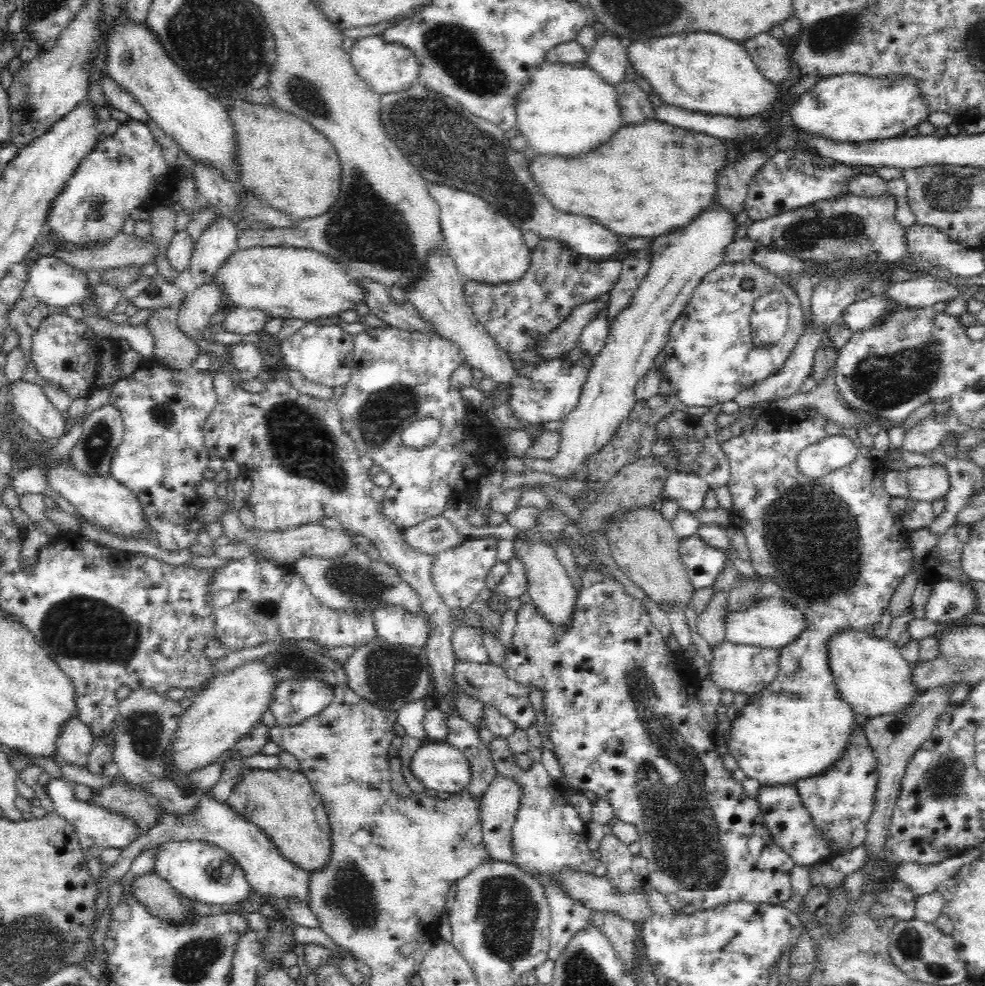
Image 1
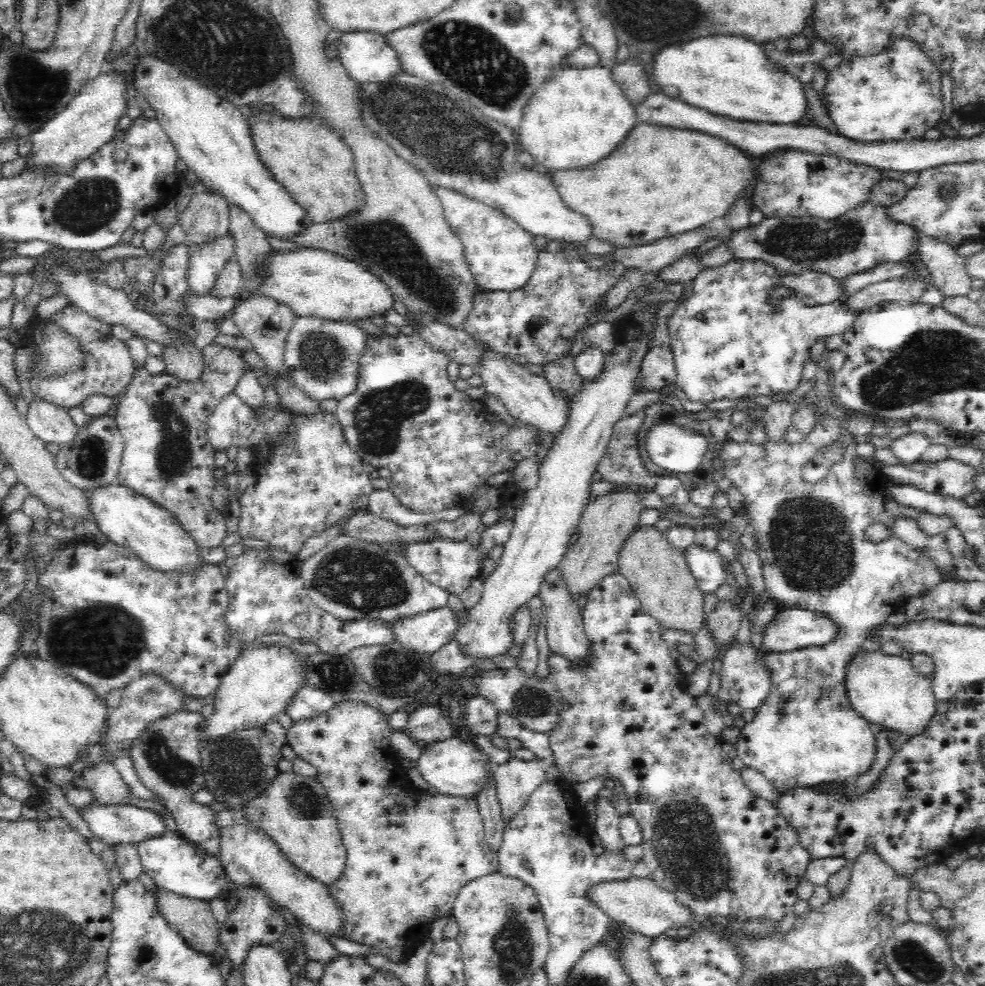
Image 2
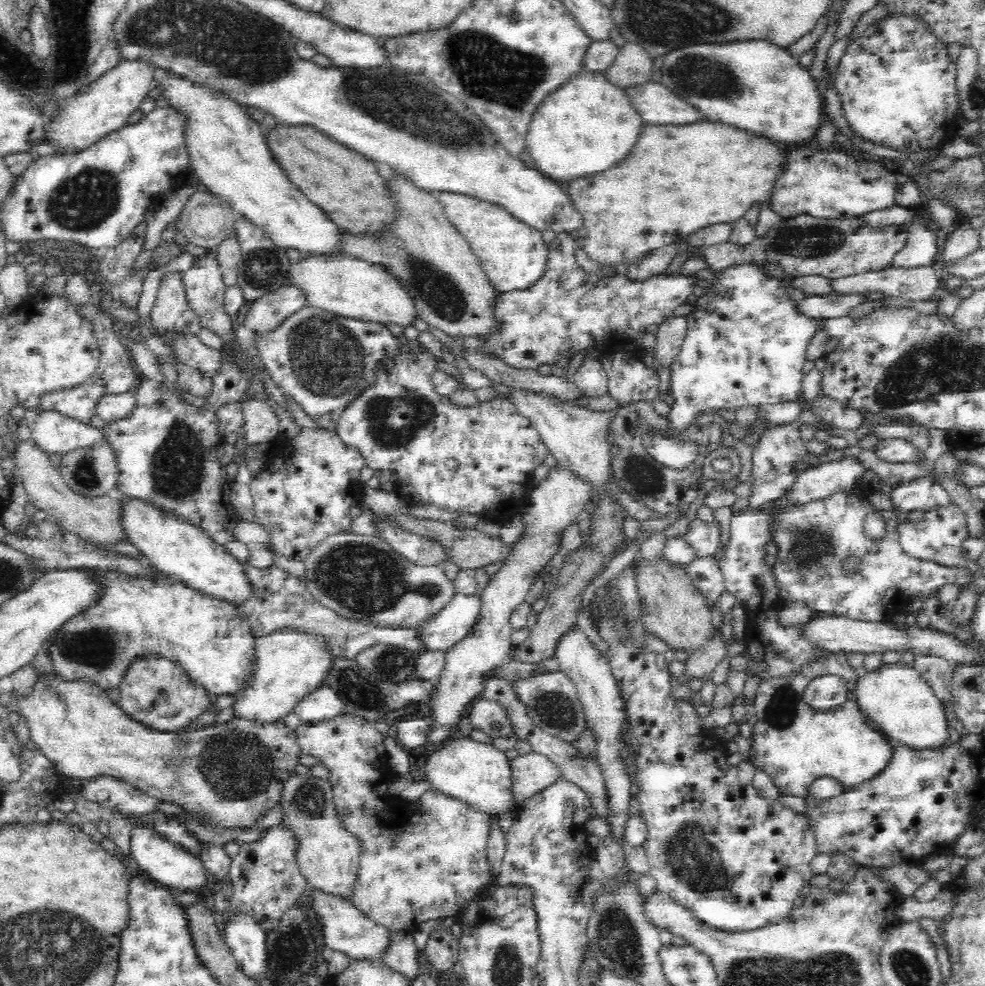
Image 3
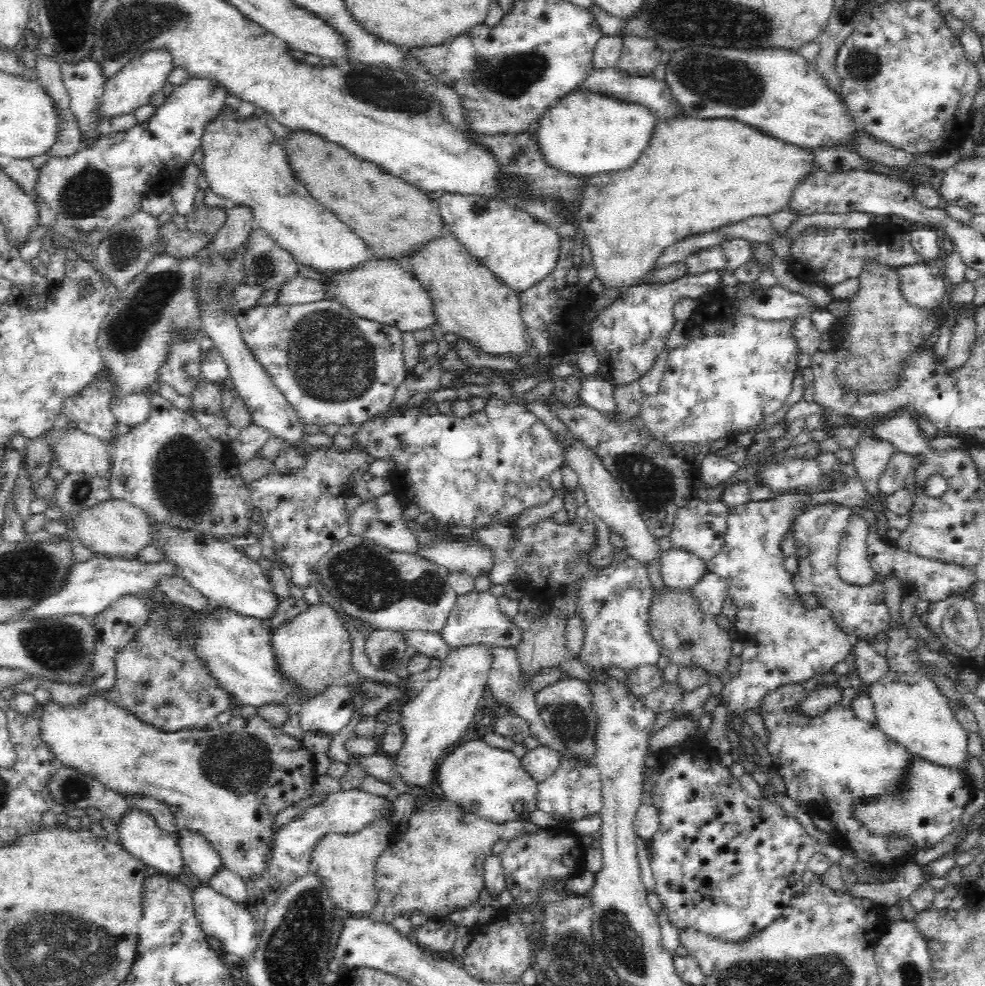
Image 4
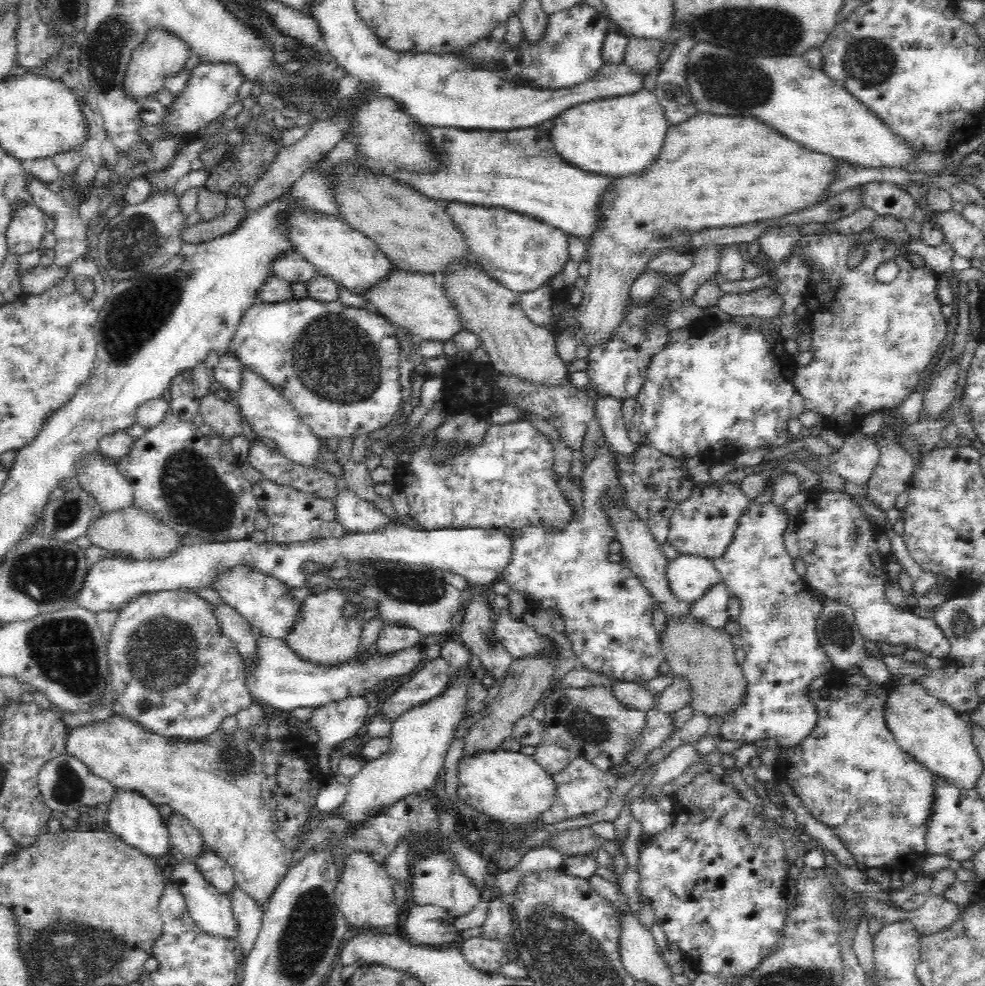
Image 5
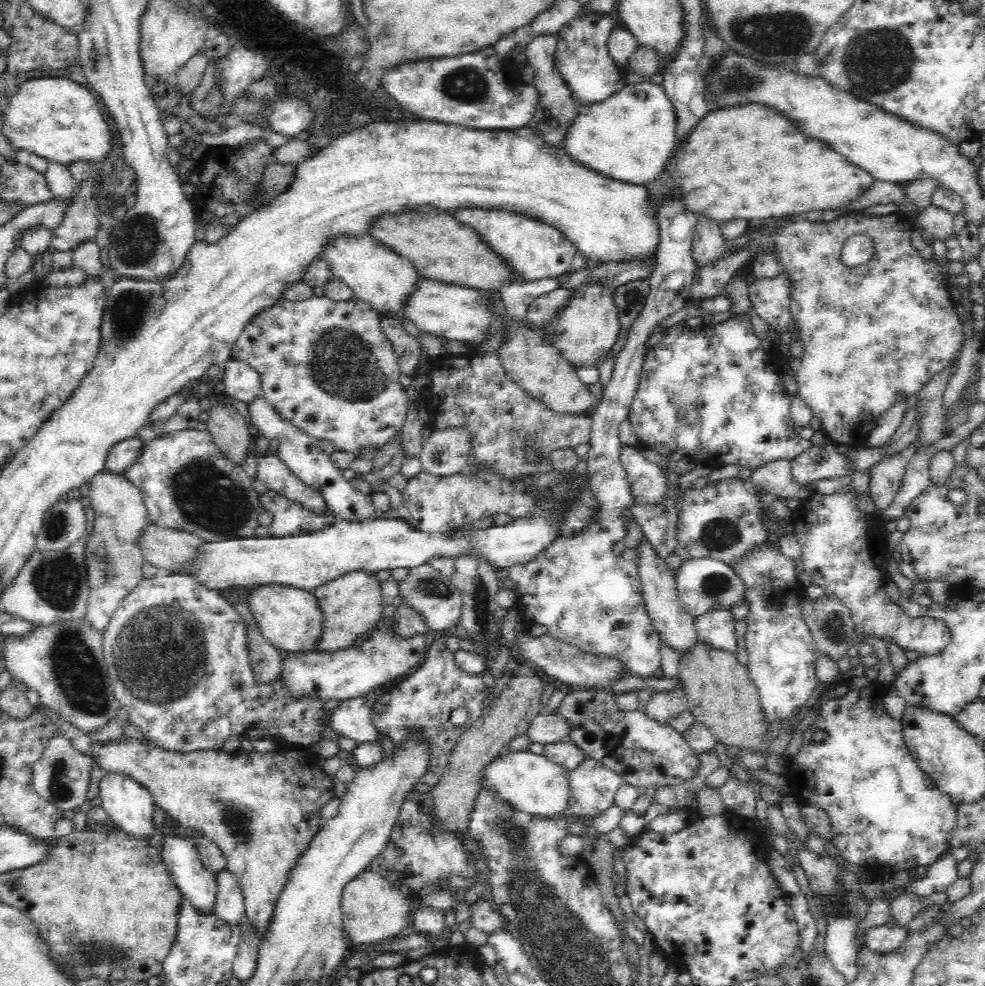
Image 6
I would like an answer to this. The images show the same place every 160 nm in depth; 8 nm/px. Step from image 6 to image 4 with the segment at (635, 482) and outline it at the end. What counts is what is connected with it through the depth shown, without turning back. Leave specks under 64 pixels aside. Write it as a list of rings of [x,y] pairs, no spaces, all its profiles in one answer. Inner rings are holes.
[[[597,374],[595,376],[586,376],[581,381],[581,397],[583,402],[600,414],[607,414],[609,418],[614,418],[616,412],[616,399],[614,399],[614,389],[603,381]]]

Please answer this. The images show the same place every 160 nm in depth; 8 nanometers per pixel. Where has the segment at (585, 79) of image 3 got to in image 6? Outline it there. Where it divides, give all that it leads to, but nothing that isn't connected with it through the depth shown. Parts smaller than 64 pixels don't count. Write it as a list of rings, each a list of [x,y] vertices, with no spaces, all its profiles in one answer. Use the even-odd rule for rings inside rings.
[[[645,80],[626,84],[604,102],[580,106],[564,150],[582,166],[605,178],[646,187],[665,174],[677,147],[676,130],[676,110],[664,87]]]

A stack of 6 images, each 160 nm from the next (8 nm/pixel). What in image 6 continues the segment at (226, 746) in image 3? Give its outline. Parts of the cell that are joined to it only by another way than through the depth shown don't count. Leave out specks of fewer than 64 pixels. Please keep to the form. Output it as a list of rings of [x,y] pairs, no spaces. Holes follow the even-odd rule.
[[[130,737],[102,745],[100,750],[92,752],[91,757],[105,771],[120,771],[136,779],[150,791],[153,804],[165,810],[174,823],[216,844],[224,855],[227,871],[236,879],[244,895],[246,920],[257,938],[266,940],[278,896],[287,885],[292,868],[308,850],[312,838],[320,832],[324,821],[320,817],[321,809],[335,797],[334,780],[322,771],[318,758],[298,748],[286,750],[283,754],[255,749],[233,753],[222,749],[180,753],[151,747],[148,741]]]

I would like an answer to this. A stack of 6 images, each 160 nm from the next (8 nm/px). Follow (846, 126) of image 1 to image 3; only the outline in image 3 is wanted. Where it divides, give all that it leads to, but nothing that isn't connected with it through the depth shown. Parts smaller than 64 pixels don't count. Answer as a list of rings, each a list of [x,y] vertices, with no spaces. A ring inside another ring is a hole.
[[[887,13],[866,28],[846,47],[837,62],[834,78],[851,128],[867,141],[908,154],[940,149],[958,137],[958,126],[964,119],[958,117],[958,68],[946,47],[947,44],[936,37],[930,25],[916,13]]]

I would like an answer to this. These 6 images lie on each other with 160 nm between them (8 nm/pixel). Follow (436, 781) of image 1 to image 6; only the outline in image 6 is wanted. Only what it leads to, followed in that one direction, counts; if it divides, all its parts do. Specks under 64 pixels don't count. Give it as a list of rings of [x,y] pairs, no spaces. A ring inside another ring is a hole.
[[[503,751],[482,772],[482,784],[488,783],[504,799],[508,799],[516,809],[541,817],[556,817],[568,810],[572,787],[568,771],[546,755],[526,752]]]

